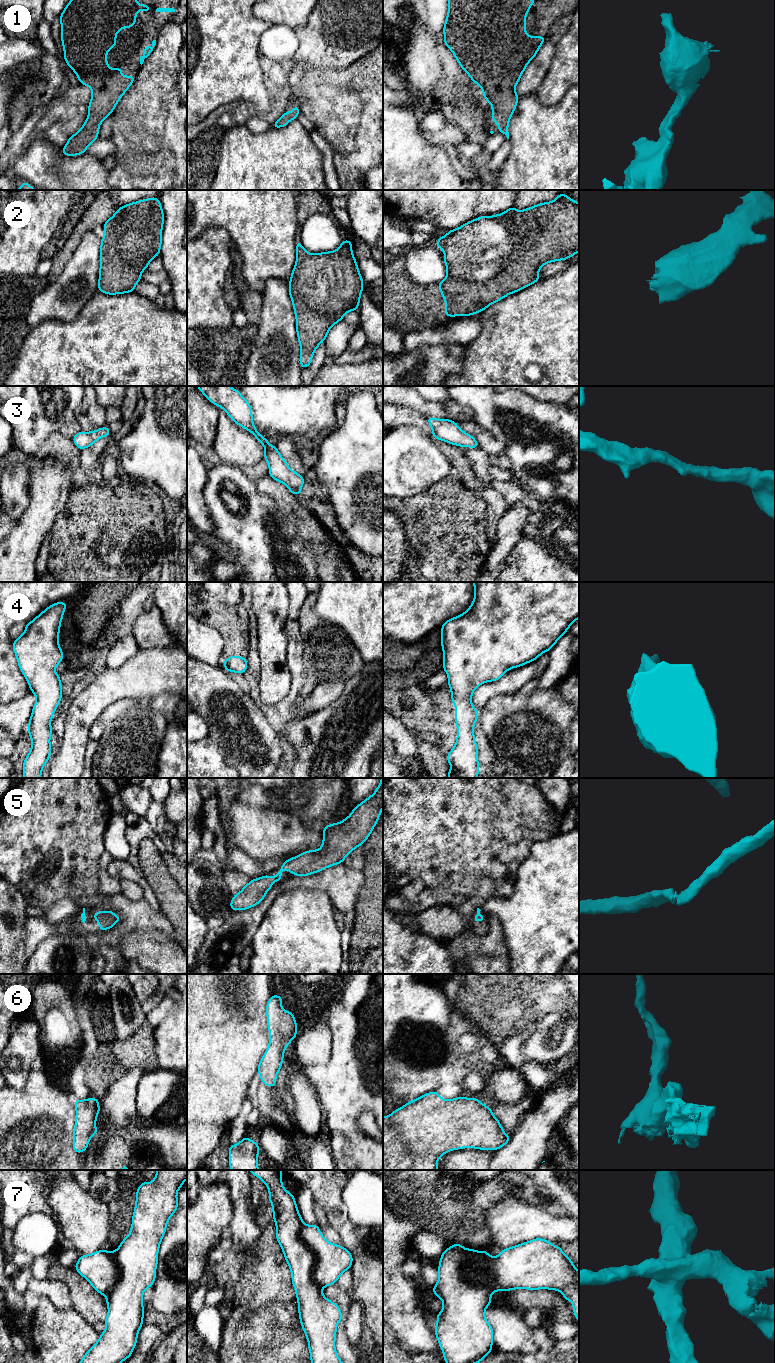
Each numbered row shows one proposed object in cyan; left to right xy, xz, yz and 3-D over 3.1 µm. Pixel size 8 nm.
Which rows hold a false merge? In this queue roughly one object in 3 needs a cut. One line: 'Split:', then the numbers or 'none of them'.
Split: 7

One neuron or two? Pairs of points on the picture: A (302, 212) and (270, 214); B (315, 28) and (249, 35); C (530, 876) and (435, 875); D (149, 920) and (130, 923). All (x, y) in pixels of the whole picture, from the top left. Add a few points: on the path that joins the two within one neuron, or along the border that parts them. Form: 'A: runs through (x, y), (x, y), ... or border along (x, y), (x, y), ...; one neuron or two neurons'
A: border along (296, 200), (298, 225); two neurons
B: border along (310, 12), (308, 21), (295, 30); two neurons
C: border along (529, 855), (520, 865), (517, 882), (507, 897); two neurons
D: runs through (144, 920), (135, 920); one neuron

